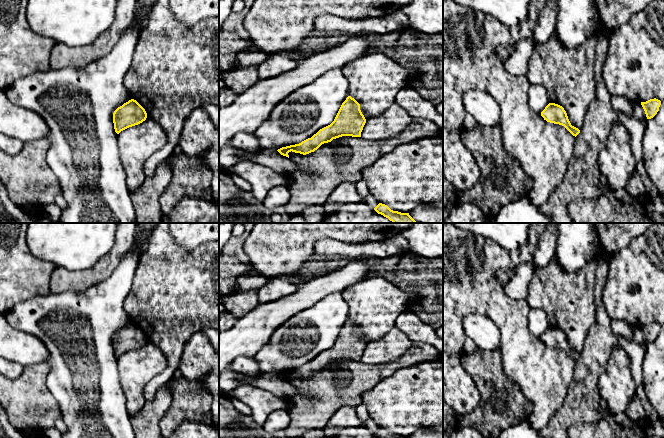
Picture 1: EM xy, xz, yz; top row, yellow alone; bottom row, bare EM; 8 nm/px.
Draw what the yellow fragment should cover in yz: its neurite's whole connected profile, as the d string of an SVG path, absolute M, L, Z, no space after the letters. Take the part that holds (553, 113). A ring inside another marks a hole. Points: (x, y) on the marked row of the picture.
M549 103L541 112L541 116L547 122L564 126L573 136L577 136L580 130L571 125L564 108L555 103Z

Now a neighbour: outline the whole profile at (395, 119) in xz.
M393 103L381 115L366 120L361 138L370 142L393 138L405 130L412 120L407 111Z

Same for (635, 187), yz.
M636 171L634 172L631 177L628 179L627 185L625 190L632 196L632 197L639 197L641 195L646 195L646 189L642 182L640 174Z

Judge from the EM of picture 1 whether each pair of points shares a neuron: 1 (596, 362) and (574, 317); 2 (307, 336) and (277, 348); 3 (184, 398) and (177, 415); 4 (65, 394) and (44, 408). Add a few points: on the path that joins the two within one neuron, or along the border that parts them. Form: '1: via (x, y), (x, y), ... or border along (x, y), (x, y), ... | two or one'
1: border along (596, 318), (587, 332), (580, 354) | two
2: via (300, 339), (288, 348), (284, 348) | one
3: via (184, 402), (184, 406), (179, 411) | one
4: border along (47, 378), (47, 389), (57, 402), (61, 417) | two

